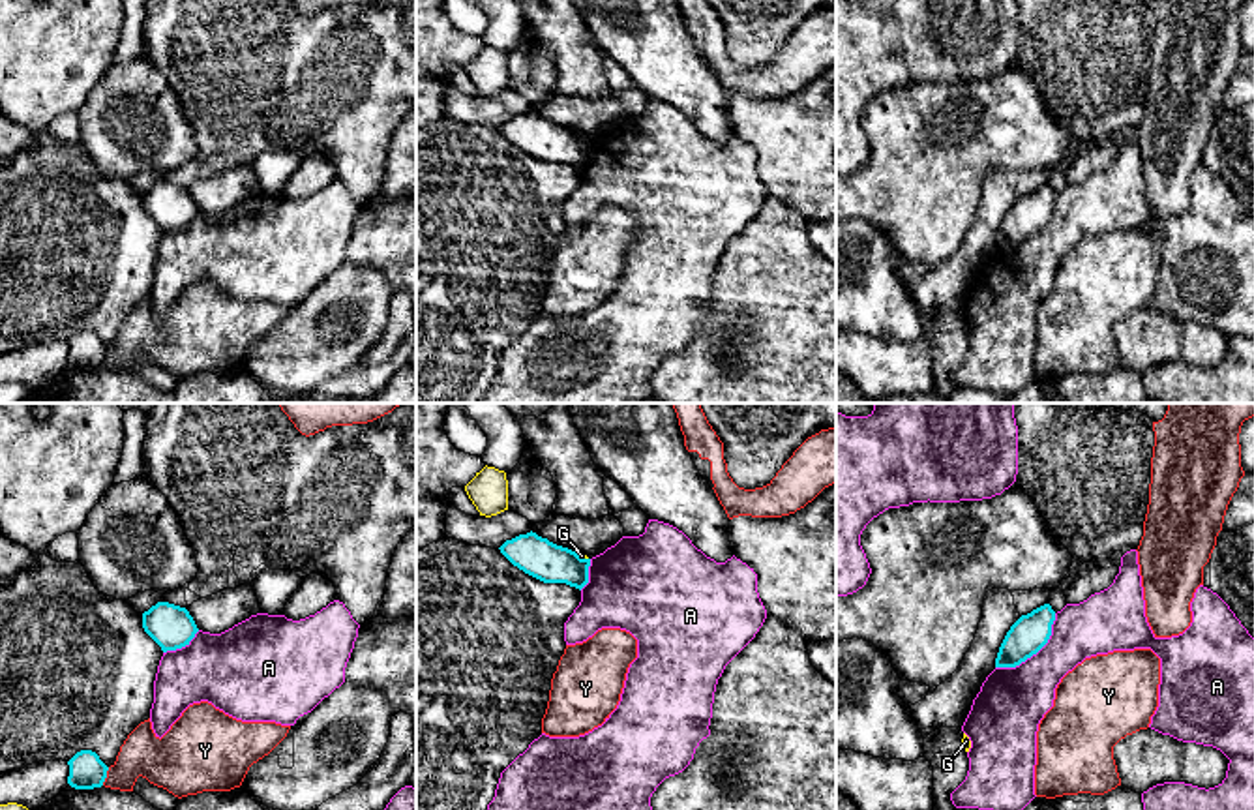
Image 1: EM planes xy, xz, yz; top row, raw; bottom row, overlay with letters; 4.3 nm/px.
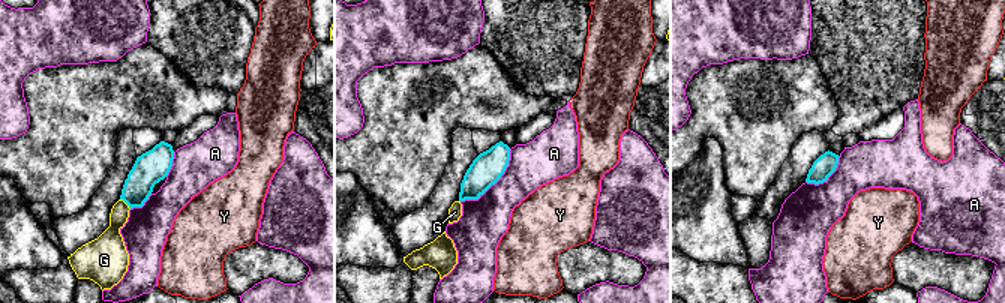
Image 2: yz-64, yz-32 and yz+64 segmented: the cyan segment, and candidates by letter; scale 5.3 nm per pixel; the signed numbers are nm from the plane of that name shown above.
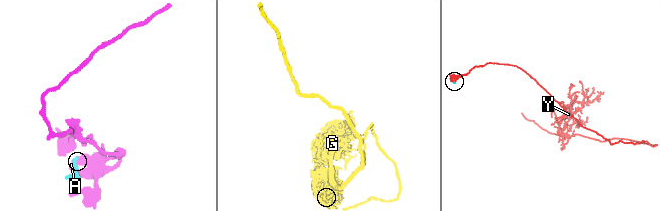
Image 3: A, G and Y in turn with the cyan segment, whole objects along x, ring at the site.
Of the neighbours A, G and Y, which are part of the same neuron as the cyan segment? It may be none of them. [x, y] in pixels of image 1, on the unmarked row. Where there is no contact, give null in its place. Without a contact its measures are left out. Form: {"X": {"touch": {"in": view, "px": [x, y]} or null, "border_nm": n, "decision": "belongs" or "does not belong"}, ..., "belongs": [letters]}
{"A": {"touch": {"in": "yz", "px": [1035, 233]}, "border_nm": 360, "decision": "does not belong"}, "G": {"touch": {"in": "xz", "px": [580, 137]}, "border_nm": 60, "decision": "does not belong"}, "Y": {"touch": {"in": "xy", "px": [105, 357]}, "border_nm": 90, "decision": "does not belong"}, "belongs": []}

